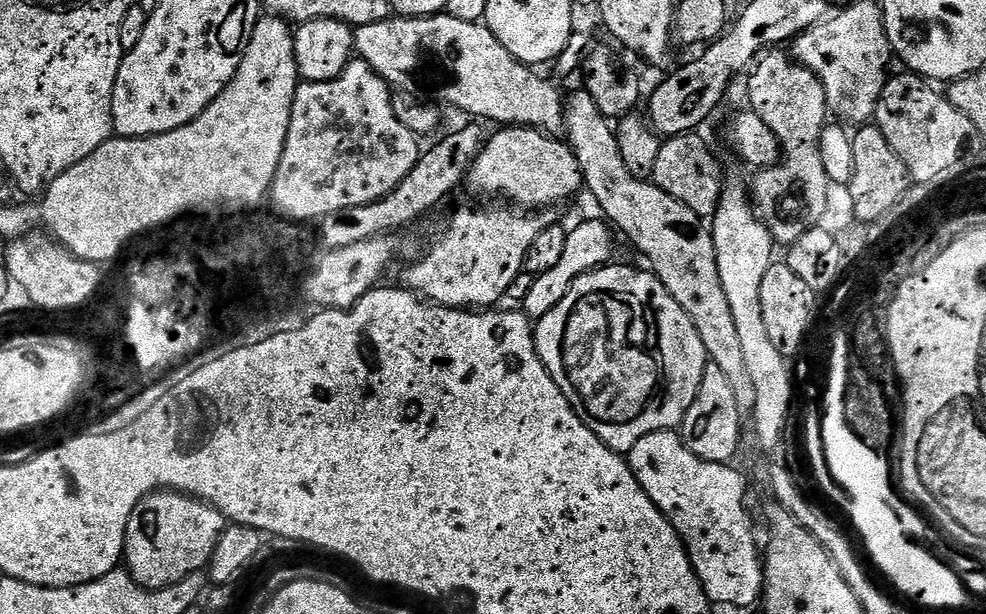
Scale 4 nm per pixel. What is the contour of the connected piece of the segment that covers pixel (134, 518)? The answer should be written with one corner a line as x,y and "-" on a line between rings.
167,490
154,492
142,502
138,502
138,506
132,511
132,516
128,519
122,557
123,563
126,565
126,571
142,588
151,590
170,586
190,574
207,569
208,560
214,554
225,527
226,521
223,514
216,508
211,508
211,506
205,504
203,500

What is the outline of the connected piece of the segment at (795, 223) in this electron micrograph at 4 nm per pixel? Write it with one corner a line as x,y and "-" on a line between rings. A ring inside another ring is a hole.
784,50
765,51
755,61
751,72
752,77
748,80
748,100
752,103
749,104
751,111
756,112
758,118
762,118
762,122
766,122
770,126
770,130
774,130
780,143
782,159
774,167
757,171
753,175
756,177
753,178
752,184
750,183
750,195
756,215
768,227
773,241
777,245
791,246
794,242
798,242
798,238
802,238
802,234
817,227
823,221
820,219
828,212
830,185
826,166
822,162
822,154
820,153
822,130
830,116
826,102
826,90
813,72
796,63
791,55

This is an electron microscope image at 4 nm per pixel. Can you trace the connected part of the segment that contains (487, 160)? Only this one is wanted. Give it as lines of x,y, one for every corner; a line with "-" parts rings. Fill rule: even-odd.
504,126
493,136
487,137
486,143
472,163
466,177
467,187
472,187
480,196
501,196
501,201
524,210
548,210
552,204
560,204
568,200
576,191
581,191
584,176
576,161
576,155
563,139
539,132
536,128
521,128
519,126

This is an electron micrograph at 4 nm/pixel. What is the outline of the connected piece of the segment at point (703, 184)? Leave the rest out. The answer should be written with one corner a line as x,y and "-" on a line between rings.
700,134
669,136
660,145
658,162
654,162
654,174
651,183
657,184
666,194
678,198
682,206
690,206
694,214
701,218
711,218
716,213
720,194
726,184
720,173
720,164
712,157
706,141

